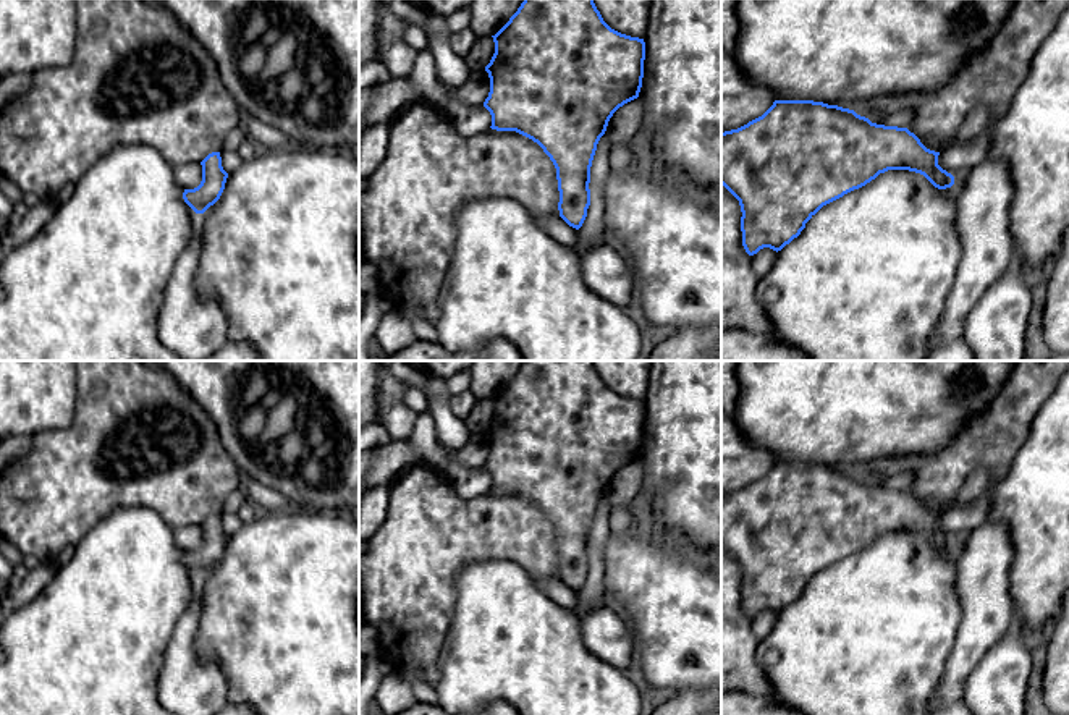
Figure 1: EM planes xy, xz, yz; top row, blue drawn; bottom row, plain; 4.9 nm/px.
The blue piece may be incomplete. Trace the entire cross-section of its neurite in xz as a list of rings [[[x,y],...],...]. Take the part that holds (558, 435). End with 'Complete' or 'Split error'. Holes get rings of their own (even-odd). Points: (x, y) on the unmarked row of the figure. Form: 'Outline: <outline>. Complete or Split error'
Outline: [[[524,361],[518,374],[509,380],[509,383],[492,398],[495,404],[495,416],[485,434],[490,440],[490,455],[484,464],[484,469],[492,477],[492,492],[496,493],[516,493],[534,505],[537,505],[543,514],[550,519],[556,531],[560,565],[560,579],[573,590],[579,592],[587,579],[587,571],[590,568],[590,529],[597,513],[600,500],[605,497],[606,489],[613,476],[624,466],[639,459],[644,440],[644,422],[645,422],[645,404],[639,400],[631,400],[611,391],[597,372],[594,361]]]. Complete

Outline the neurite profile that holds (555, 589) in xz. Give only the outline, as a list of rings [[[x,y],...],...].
[[[550,578],[539,584],[539,589],[556,605],[574,611],[577,607],[577,592],[569,589],[561,579]]]

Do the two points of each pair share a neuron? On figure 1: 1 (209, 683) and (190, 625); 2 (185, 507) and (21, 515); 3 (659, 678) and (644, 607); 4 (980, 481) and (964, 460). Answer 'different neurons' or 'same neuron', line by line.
1: same neuron
2: same neuron
3: same neuron
4: different neurons

